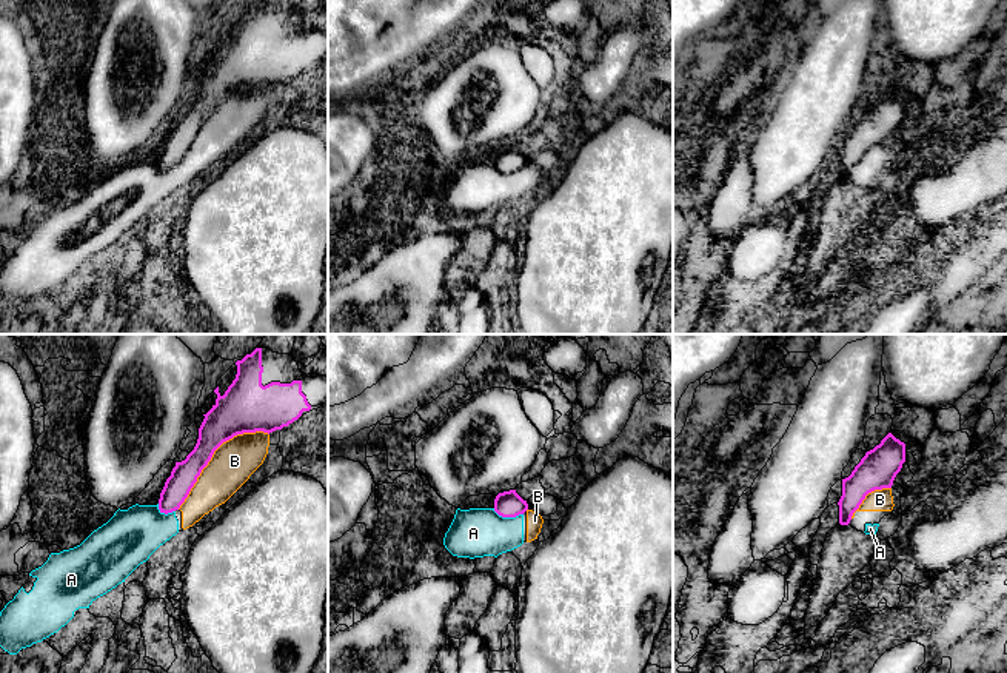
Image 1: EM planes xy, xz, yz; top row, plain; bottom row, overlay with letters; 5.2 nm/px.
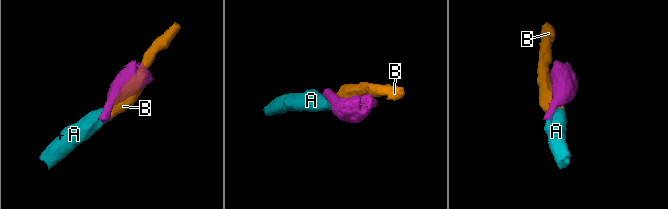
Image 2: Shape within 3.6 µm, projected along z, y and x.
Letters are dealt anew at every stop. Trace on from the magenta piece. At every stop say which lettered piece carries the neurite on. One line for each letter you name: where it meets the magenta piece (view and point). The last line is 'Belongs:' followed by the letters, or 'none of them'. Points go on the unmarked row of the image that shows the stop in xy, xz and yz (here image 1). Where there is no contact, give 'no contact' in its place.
Belongs: none of them

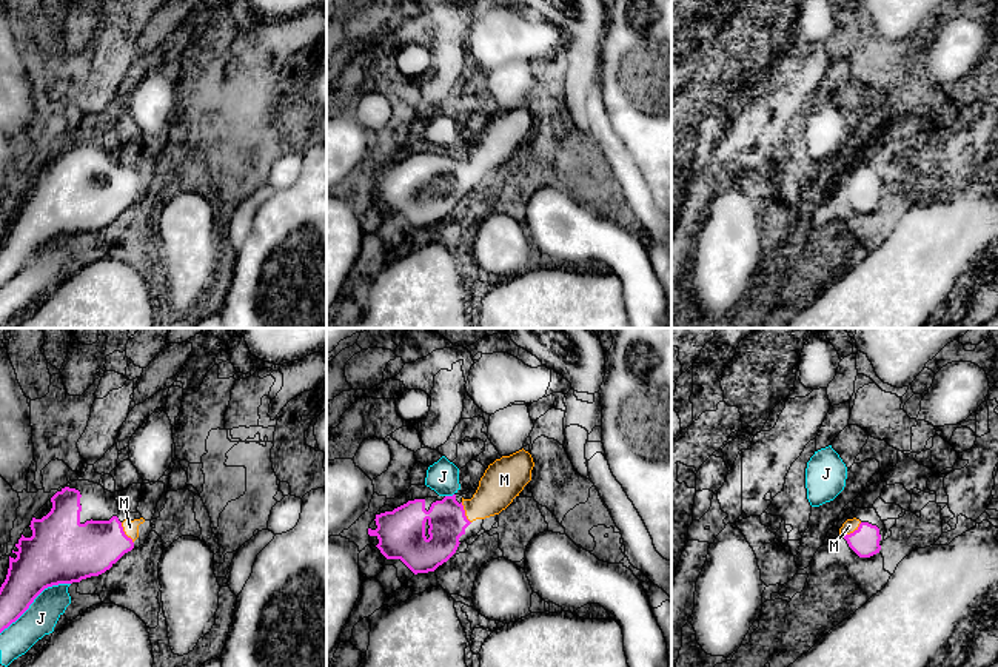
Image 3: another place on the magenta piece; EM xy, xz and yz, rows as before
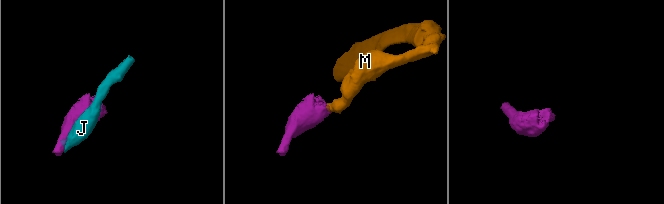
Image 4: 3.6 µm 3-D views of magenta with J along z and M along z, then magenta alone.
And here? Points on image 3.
M: meets magenta in xy at (123, 188)
Belongs: M

